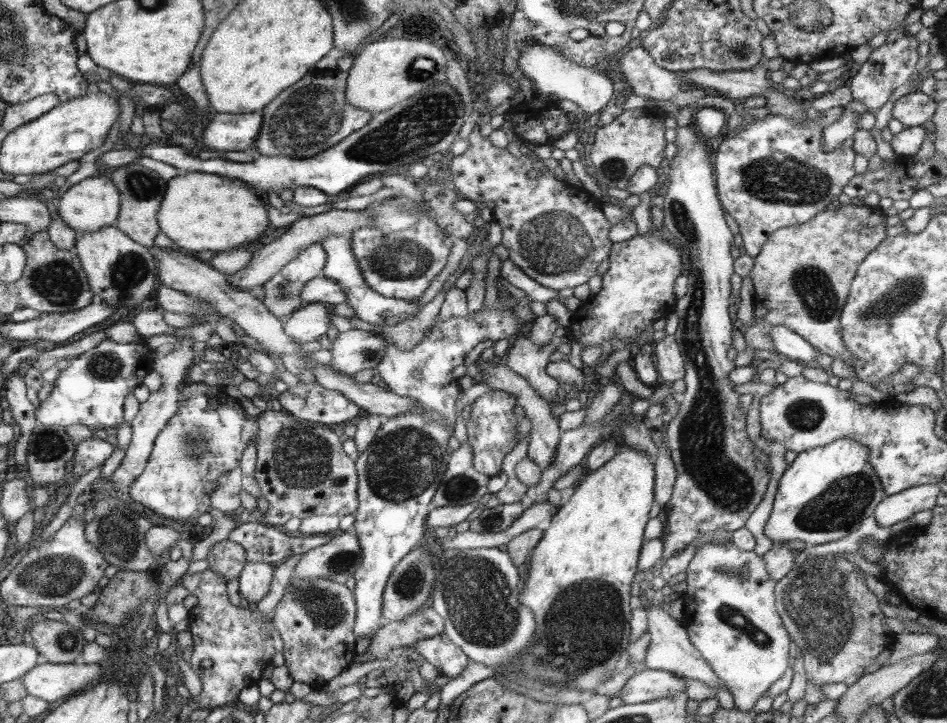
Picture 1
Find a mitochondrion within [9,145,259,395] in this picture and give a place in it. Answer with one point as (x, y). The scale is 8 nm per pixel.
(57, 281)

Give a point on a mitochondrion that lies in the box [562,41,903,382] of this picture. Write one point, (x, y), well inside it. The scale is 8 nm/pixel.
(778, 178)

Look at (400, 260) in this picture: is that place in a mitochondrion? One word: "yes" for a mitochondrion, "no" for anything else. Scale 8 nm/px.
yes

